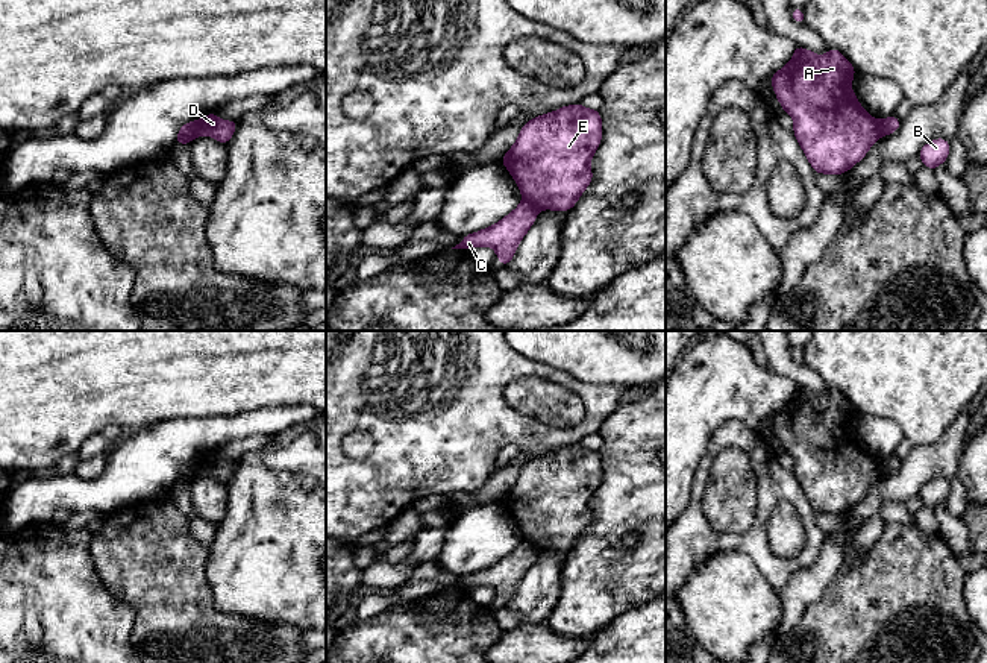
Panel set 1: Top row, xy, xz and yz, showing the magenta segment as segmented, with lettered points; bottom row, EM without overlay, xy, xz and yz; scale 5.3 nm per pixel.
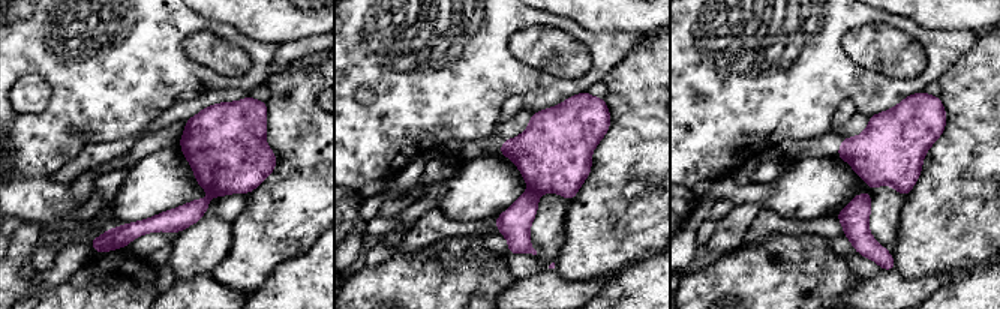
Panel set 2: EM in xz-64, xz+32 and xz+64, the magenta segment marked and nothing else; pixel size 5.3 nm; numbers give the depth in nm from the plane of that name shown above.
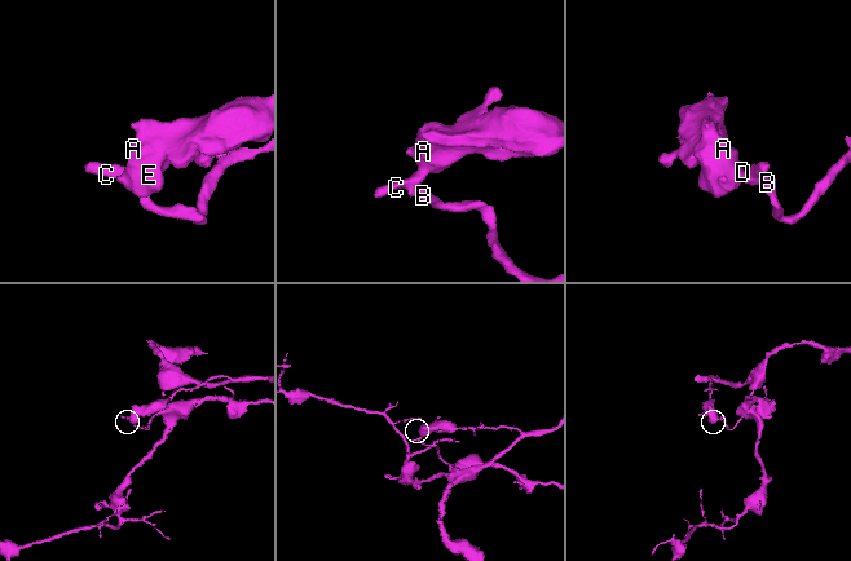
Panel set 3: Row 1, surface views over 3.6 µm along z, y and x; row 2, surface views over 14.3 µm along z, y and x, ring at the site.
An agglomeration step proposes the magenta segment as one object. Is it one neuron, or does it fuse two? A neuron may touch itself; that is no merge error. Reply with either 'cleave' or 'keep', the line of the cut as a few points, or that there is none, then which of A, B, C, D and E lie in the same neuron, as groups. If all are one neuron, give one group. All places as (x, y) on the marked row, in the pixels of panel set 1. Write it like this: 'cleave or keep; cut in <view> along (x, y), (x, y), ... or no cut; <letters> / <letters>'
cleave; cut in xy along (196, 122), (193, 135); A D E / B C

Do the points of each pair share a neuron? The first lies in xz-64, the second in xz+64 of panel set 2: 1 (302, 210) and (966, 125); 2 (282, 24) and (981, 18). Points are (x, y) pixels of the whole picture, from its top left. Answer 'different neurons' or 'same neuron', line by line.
1: same neuron
2: same neuron

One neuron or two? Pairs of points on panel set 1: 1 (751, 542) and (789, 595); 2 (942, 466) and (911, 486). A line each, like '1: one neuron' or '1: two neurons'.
1: two neurons
2: one neuron

